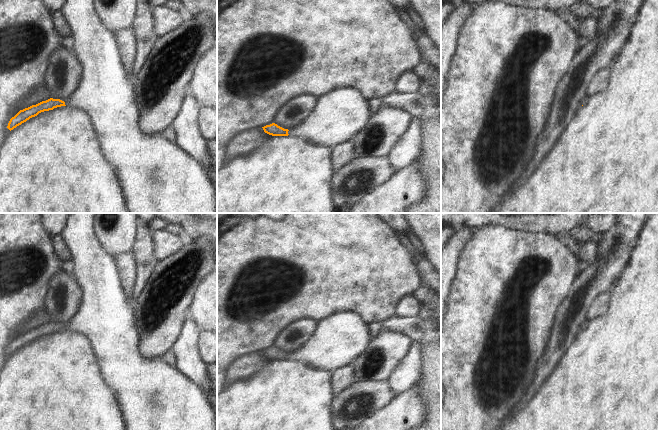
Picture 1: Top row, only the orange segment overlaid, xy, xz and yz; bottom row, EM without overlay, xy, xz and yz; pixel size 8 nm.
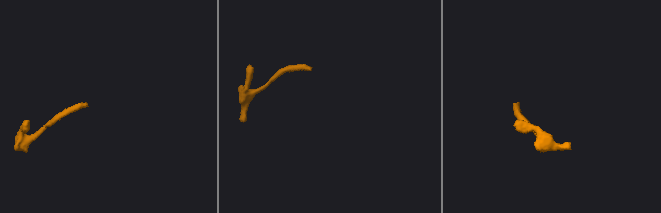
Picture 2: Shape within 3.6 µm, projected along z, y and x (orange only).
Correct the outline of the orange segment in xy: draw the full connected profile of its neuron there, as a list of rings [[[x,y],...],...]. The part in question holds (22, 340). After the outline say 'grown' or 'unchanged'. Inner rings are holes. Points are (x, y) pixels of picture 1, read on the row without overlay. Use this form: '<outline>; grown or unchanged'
[[[68,213],[67,224],[61,232],[61,238],[70,256],[67,268],[82,294],[76,315],[65,326],[50,322],[20,334],[10,343],[7,352],[11,355],[39,337],[57,331],[68,330],[78,333],[91,342],[91,347],[99,362],[100,372],[119,404],[119,411],[123,416],[127,430],[217,430],[217,420],[205,395],[162,358],[145,357],[140,350],[142,340],[139,336],[139,324],[135,317],[134,302],[131,300],[131,296],[123,290],[115,258],[104,250],[95,236],[93,226],[95,214]]]; grown

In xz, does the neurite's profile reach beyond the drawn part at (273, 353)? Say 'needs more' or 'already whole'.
needs more

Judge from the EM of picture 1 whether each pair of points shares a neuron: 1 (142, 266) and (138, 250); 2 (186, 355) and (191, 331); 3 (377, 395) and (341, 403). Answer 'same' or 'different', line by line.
1: same
2: same
3: same

